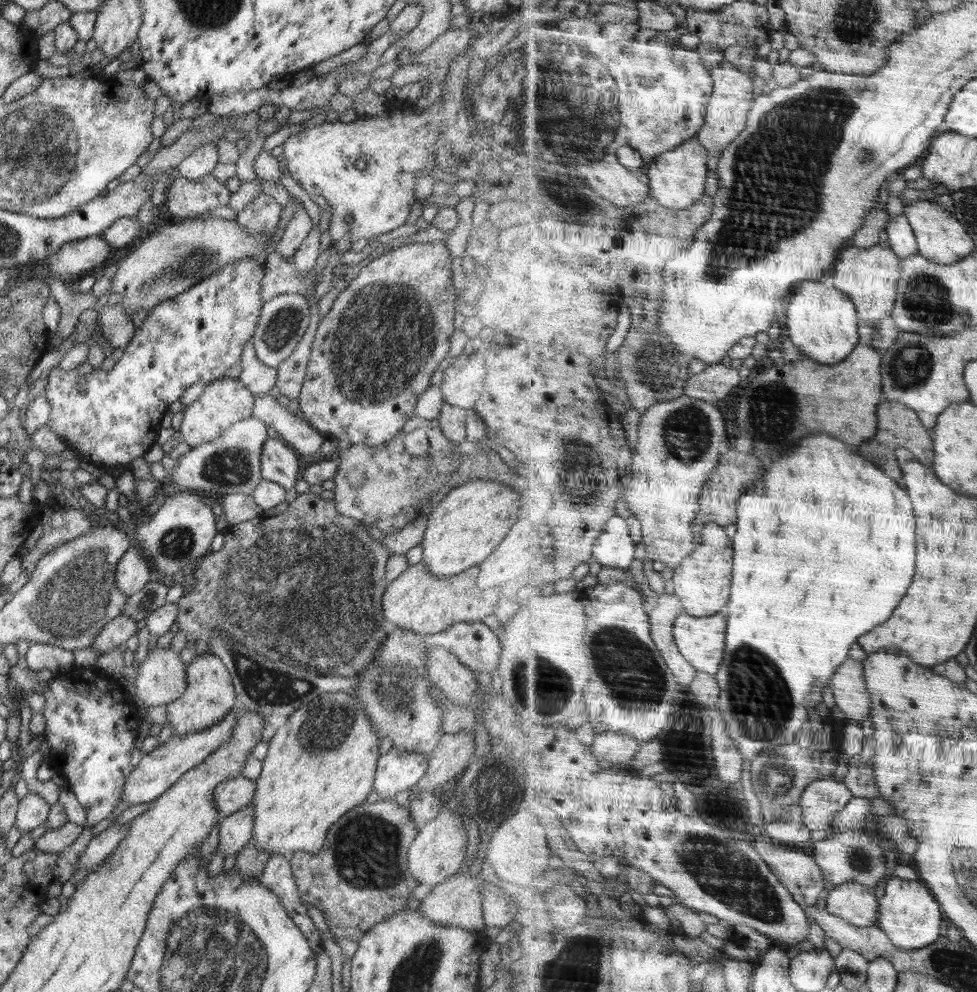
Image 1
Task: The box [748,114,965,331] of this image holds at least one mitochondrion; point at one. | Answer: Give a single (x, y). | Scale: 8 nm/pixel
(927, 298)

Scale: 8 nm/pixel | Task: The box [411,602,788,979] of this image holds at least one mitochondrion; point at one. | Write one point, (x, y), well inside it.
(733, 879)

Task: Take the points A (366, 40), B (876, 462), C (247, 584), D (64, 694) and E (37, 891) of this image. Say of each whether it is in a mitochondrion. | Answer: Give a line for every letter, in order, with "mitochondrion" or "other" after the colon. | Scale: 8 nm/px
A: other
B: other
C: mitochondrion
D: other
E: other

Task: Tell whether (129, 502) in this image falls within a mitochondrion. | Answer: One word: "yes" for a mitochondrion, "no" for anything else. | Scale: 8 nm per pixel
no

